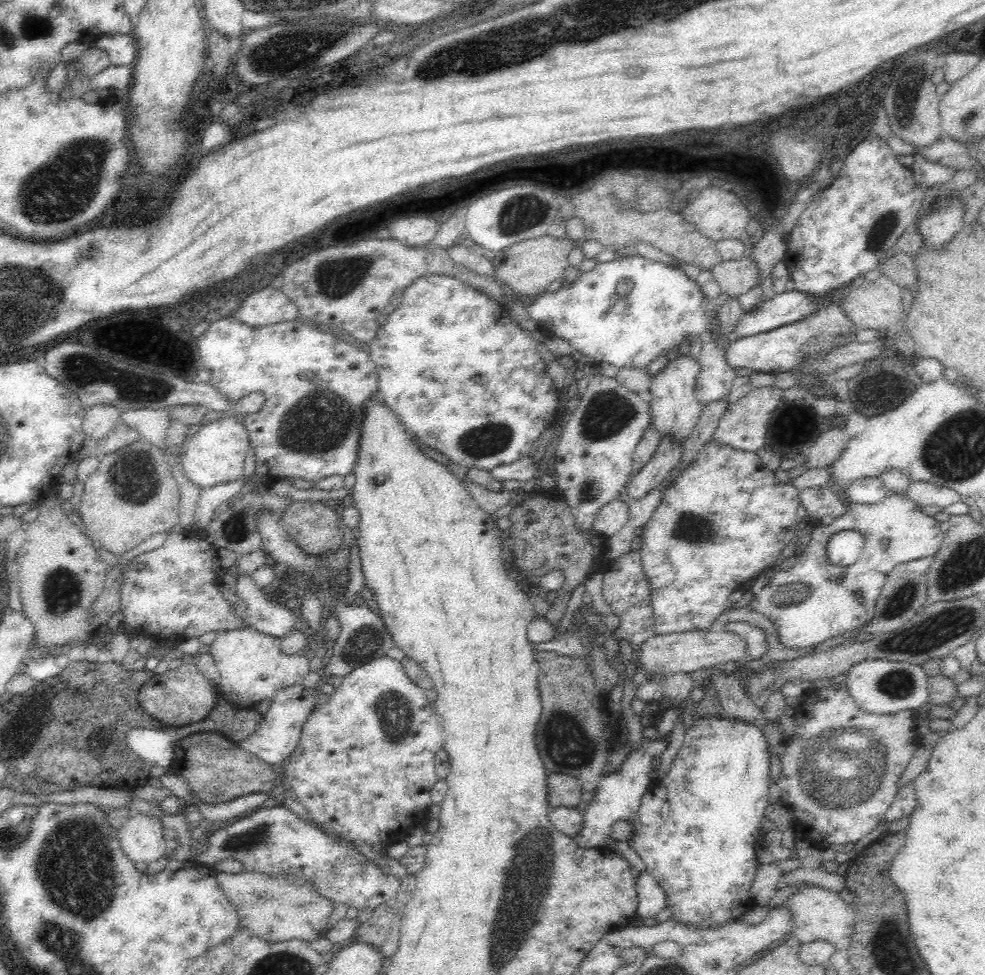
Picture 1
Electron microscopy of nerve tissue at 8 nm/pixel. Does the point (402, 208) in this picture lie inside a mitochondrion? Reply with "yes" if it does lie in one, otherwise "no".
no

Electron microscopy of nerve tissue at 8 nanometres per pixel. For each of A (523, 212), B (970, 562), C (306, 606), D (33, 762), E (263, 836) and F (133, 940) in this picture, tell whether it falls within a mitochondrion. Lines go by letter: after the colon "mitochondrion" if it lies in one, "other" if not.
A: mitochondrion
B: mitochondrion
C: other
D: other
E: mitochondrion
F: other

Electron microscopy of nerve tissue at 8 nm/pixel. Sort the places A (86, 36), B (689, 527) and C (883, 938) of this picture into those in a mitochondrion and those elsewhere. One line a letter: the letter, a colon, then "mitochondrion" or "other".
A: other
B: mitochondrion
C: other

